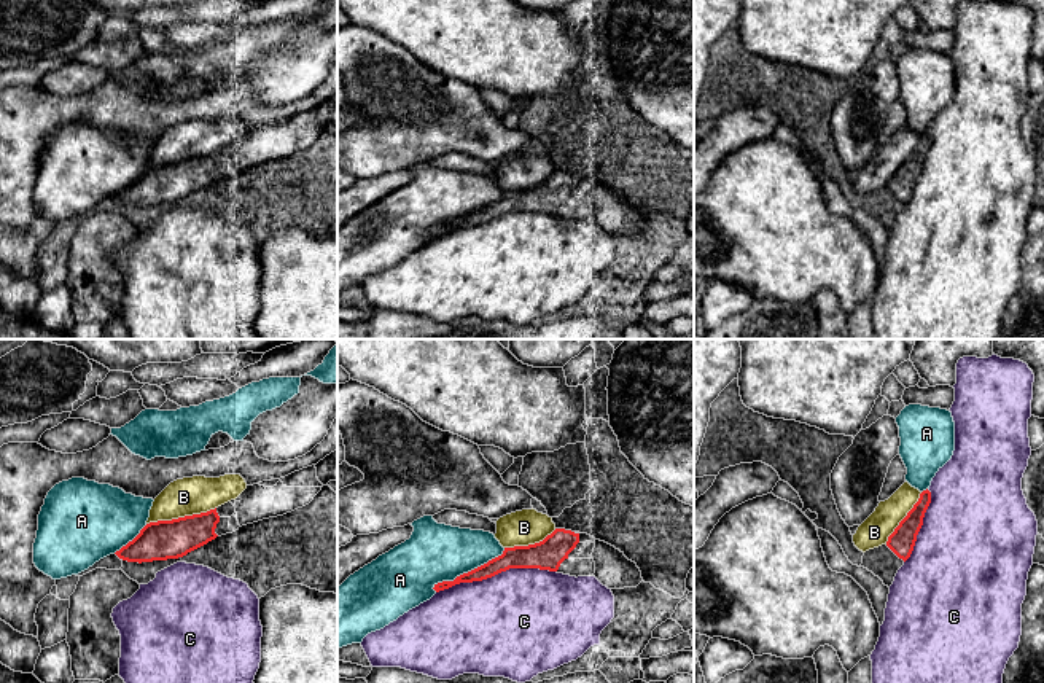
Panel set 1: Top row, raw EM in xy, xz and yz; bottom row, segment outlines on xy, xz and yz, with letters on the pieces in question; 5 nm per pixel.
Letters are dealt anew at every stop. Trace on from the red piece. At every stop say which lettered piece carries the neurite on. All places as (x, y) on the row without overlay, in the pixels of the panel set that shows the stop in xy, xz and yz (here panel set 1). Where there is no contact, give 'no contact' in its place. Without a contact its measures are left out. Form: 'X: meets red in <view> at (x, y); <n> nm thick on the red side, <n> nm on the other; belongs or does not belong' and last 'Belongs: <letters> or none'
A: meets red in xz at (468, 215); 110 nm thick on the red side, 300 nm on the other; does not belong
B: meets red in xy at (180, 161); 200 nm thick on the red side, 190 nm on the other; does not belong
C: meets red in xz at (495, 217); 130 nm thick on the red side, 480 nm on the other; does not belong
Belongs: none

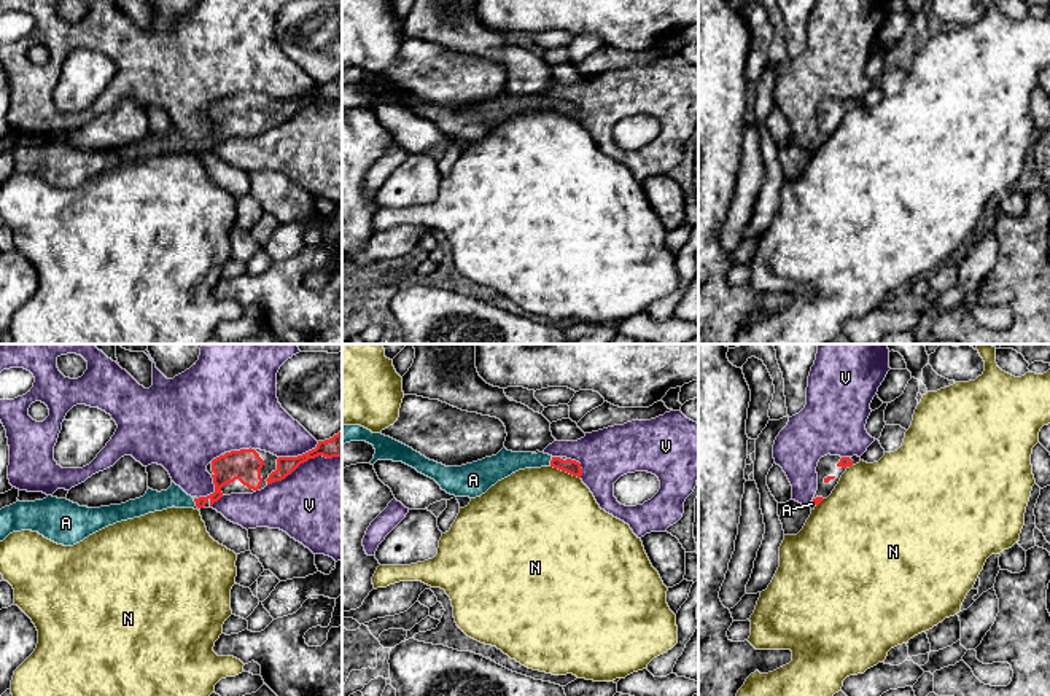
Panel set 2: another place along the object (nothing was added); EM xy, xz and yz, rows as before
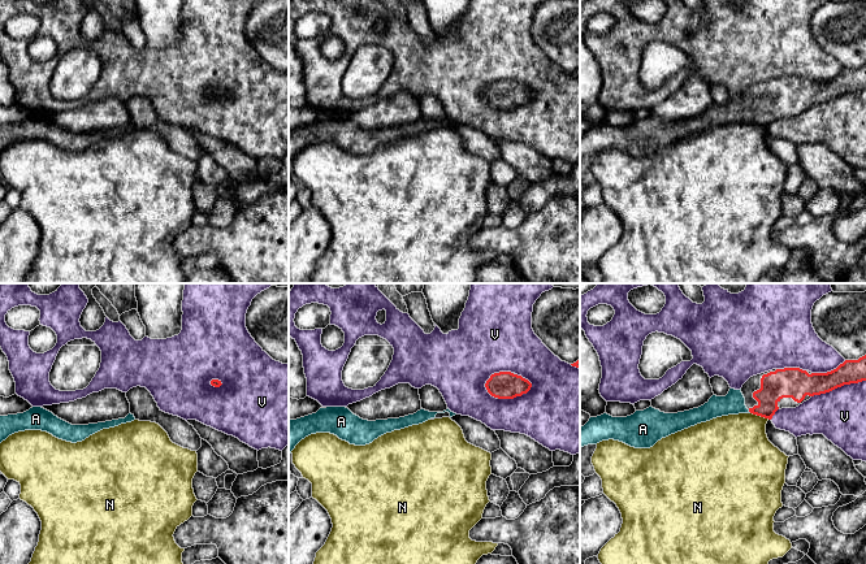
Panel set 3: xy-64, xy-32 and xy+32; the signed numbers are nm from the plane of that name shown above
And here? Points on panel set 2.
A: meets red in xz at (551, 105); 70 nm thick on the red side, 130 nm on the other; belongs
N: meets red in xz at (565, 113); 70 nm thick on the red side, 480 nm on the other; does not belong
V: meets red in xy at (304, 104); 120 nm thick on the red side, 460 nm on the other; does not belong
Belongs: A

